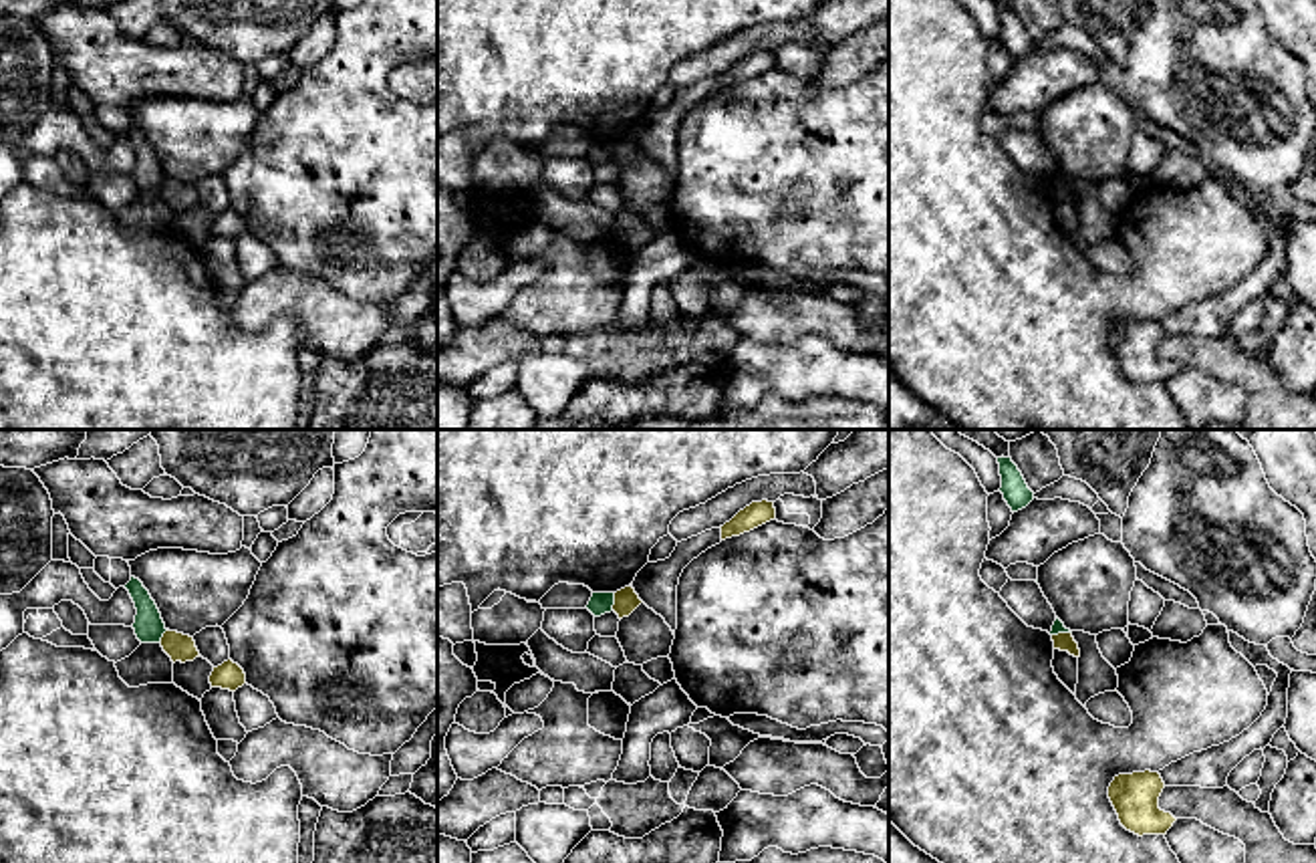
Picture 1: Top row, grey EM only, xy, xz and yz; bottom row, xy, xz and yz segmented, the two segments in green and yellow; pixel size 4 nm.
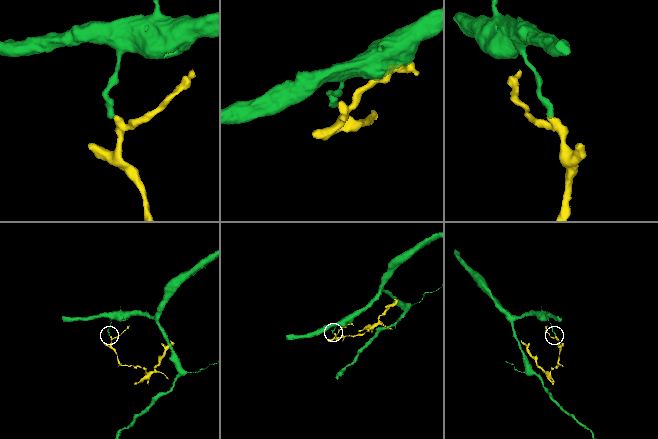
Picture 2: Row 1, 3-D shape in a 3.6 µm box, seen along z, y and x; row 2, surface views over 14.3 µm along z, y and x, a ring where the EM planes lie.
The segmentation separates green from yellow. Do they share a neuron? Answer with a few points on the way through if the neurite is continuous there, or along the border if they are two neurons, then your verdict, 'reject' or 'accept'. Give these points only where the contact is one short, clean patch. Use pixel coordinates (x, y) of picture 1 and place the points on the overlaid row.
along xz (615, 593), (611, 609) | reject

